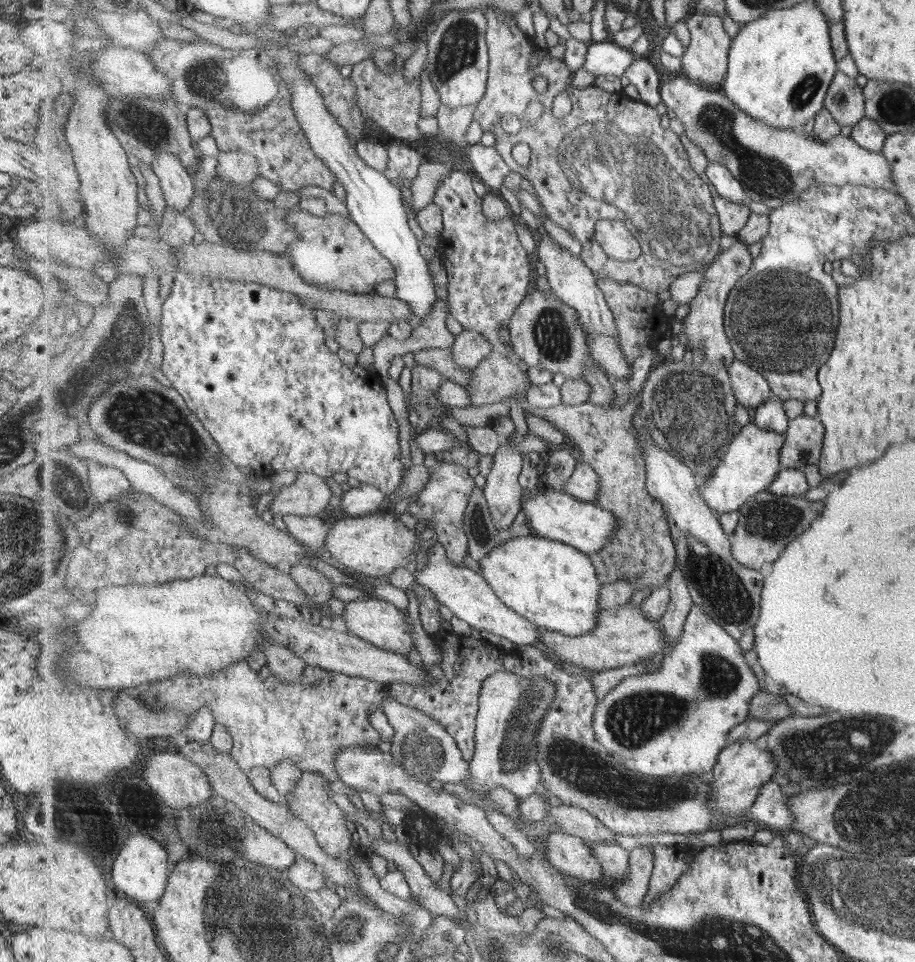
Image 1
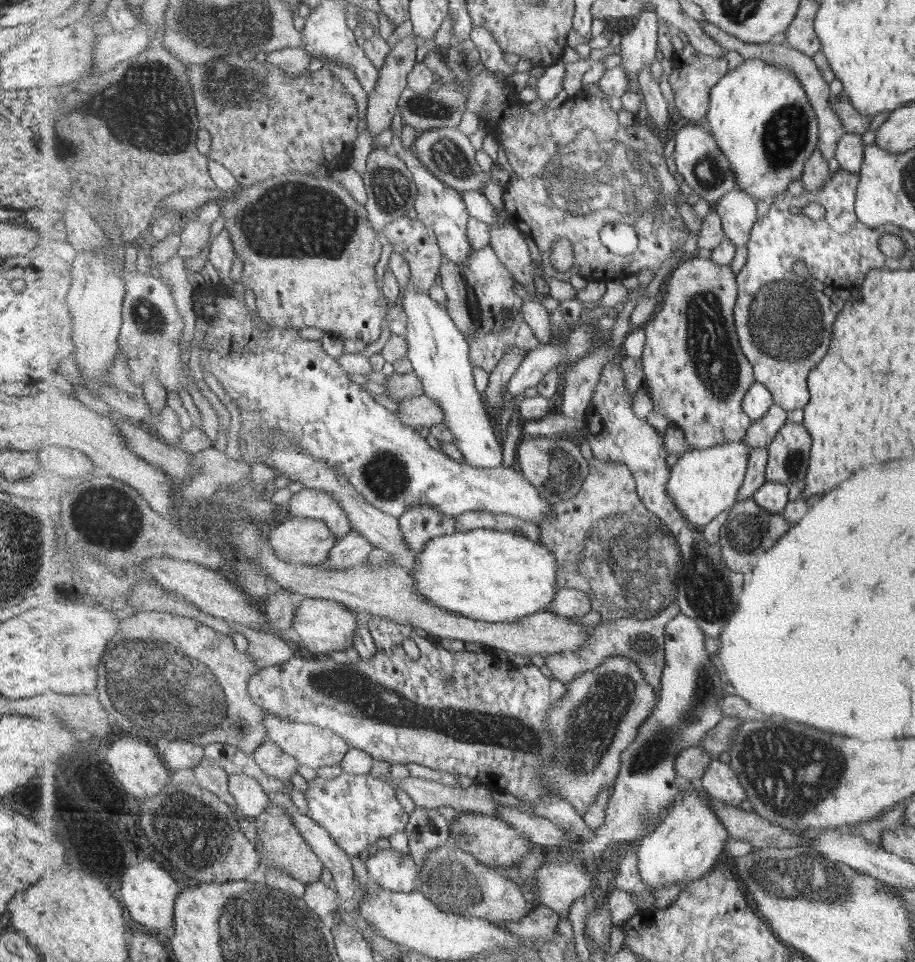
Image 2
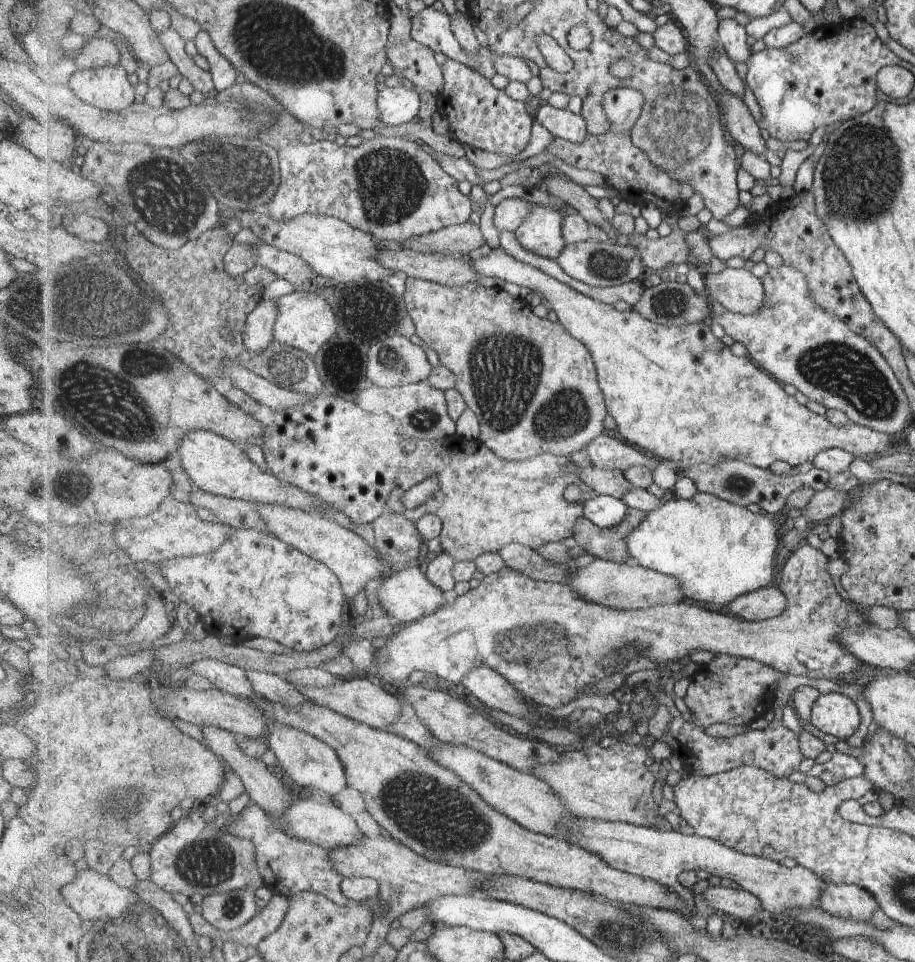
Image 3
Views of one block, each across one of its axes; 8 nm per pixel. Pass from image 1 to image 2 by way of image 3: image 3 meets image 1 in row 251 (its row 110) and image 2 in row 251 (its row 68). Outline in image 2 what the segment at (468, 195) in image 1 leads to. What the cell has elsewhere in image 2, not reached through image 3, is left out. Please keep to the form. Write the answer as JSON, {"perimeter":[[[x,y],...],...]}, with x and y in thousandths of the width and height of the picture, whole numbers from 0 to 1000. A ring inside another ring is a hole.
{"perimeter":[[[438,138],[430,140],[428,151],[434,158],[434,162],[444,169],[444,173],[452,181],[452,188],[457,193],[457,203],[452,214],[457,223],[456,227],[475,241],[485,266],[502,275],[506,275],[506,272],[509,272],[516,265],[516,261],[519,260],[517,260],[513,245],[510,245],[511,230],[515,226],[505,201],[480,187],[462,172],[452,155],[447,157],[445,154],[440,154]]]}

